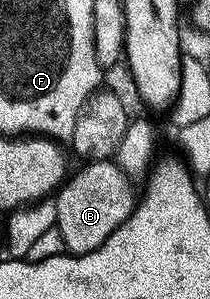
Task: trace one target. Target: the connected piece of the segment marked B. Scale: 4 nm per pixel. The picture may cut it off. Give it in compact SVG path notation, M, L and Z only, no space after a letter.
M93 161L85 166L89 167L83 168L77 176L74 174L55 195L55 231L58 236L61 234L61 239L65 242L64 250L75 256L98 251L132 217L135 210L134 184L116 162Z

